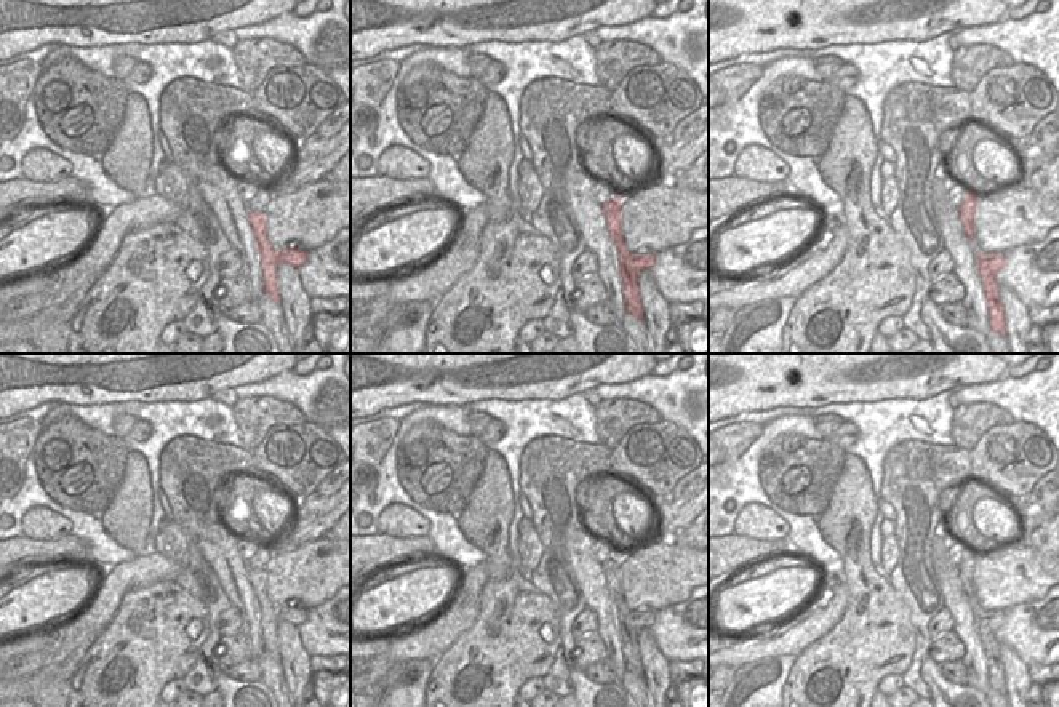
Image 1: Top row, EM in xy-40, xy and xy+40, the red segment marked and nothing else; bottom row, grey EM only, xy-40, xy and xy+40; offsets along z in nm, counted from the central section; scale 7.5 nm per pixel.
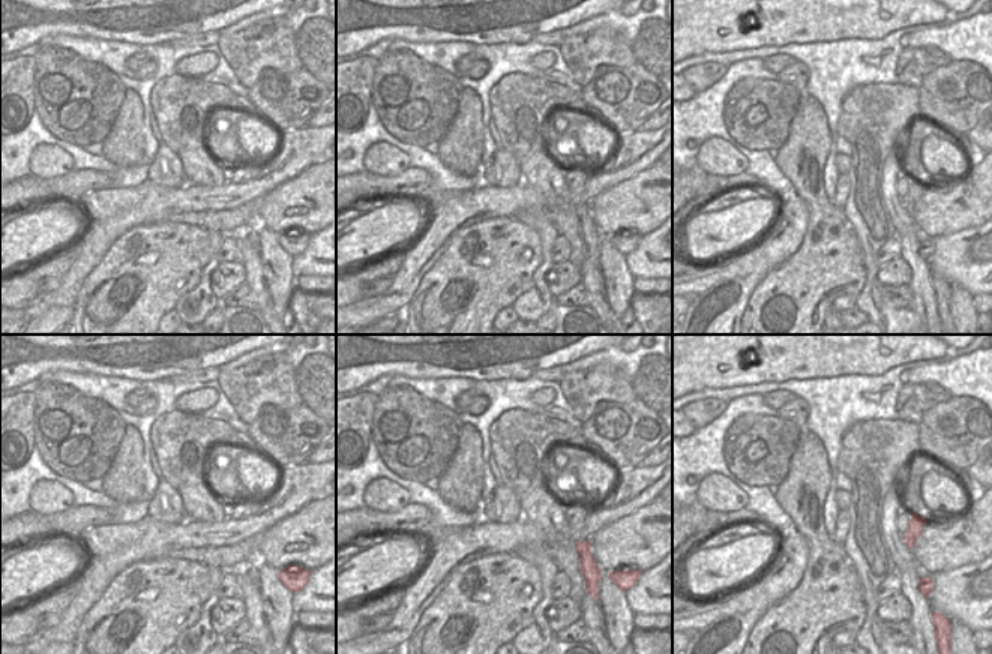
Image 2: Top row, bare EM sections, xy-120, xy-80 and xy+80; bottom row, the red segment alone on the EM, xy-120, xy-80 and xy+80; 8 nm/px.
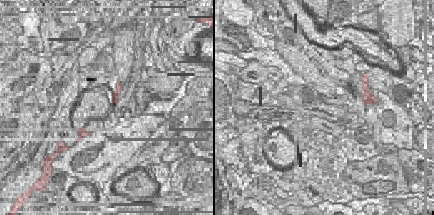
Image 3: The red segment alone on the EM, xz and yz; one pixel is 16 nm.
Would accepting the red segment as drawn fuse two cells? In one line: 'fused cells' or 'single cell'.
fused cells

